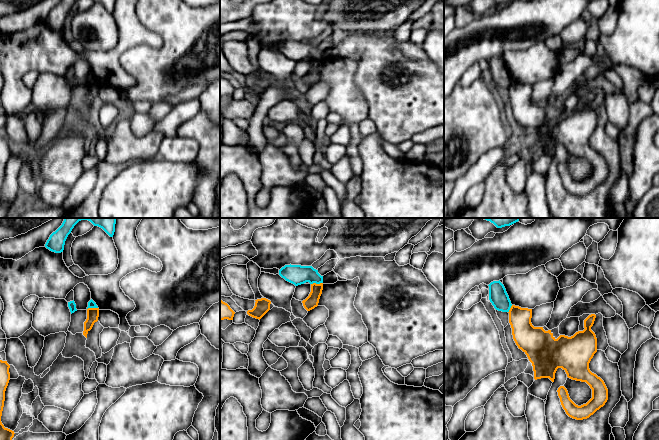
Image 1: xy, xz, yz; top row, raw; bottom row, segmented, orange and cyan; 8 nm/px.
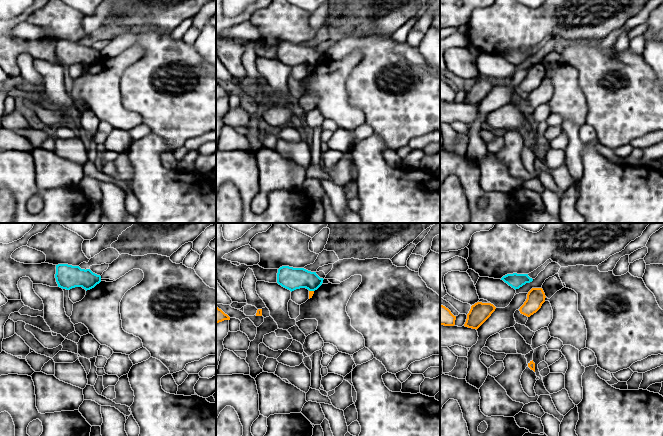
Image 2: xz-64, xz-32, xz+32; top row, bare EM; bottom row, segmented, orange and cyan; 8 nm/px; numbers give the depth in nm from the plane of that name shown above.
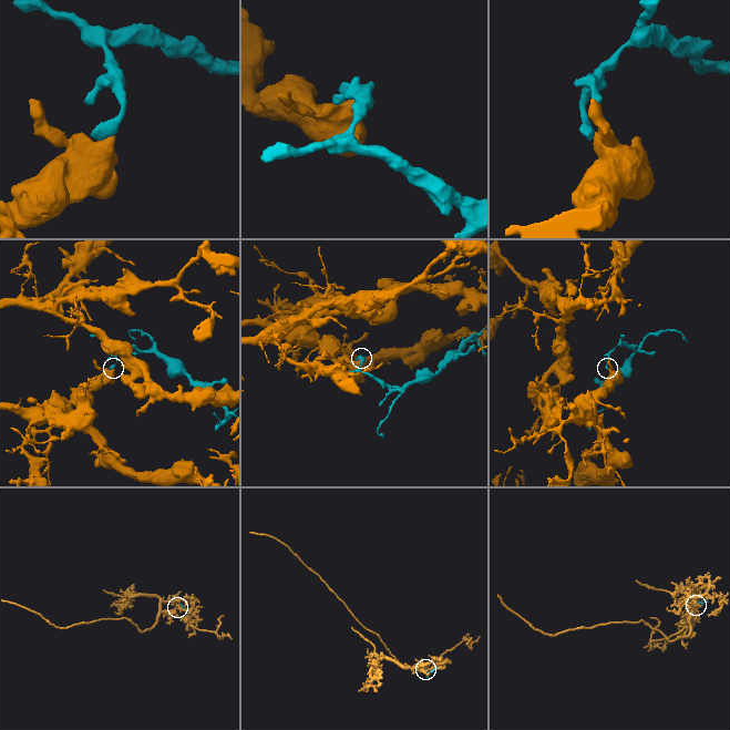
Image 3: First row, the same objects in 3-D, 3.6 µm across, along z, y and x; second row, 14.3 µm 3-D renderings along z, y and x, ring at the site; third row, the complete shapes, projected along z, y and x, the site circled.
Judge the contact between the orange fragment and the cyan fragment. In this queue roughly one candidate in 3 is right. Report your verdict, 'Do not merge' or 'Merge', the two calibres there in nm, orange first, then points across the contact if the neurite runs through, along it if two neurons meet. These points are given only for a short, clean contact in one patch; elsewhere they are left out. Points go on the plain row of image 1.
Do not merge. Thickness 100 nm (orange) against 160 nm. Boundary: xz (322, 58), (311, 60)

